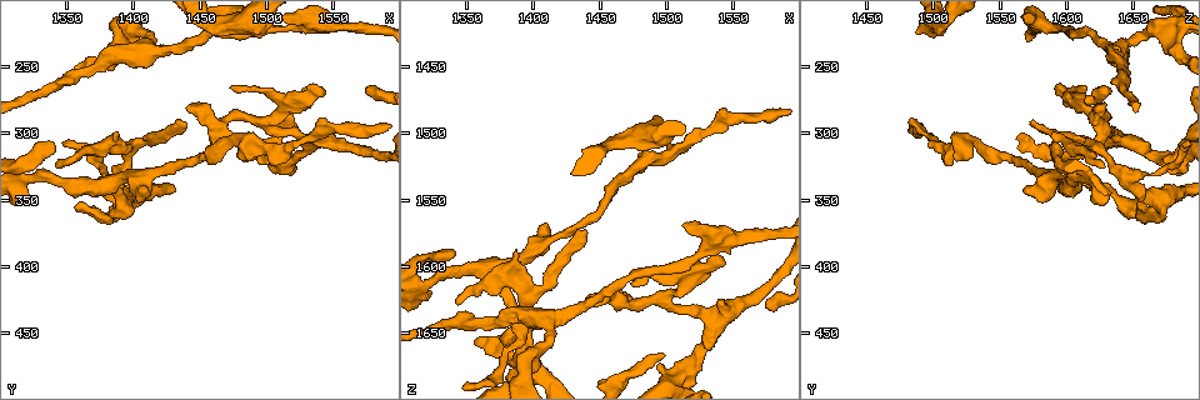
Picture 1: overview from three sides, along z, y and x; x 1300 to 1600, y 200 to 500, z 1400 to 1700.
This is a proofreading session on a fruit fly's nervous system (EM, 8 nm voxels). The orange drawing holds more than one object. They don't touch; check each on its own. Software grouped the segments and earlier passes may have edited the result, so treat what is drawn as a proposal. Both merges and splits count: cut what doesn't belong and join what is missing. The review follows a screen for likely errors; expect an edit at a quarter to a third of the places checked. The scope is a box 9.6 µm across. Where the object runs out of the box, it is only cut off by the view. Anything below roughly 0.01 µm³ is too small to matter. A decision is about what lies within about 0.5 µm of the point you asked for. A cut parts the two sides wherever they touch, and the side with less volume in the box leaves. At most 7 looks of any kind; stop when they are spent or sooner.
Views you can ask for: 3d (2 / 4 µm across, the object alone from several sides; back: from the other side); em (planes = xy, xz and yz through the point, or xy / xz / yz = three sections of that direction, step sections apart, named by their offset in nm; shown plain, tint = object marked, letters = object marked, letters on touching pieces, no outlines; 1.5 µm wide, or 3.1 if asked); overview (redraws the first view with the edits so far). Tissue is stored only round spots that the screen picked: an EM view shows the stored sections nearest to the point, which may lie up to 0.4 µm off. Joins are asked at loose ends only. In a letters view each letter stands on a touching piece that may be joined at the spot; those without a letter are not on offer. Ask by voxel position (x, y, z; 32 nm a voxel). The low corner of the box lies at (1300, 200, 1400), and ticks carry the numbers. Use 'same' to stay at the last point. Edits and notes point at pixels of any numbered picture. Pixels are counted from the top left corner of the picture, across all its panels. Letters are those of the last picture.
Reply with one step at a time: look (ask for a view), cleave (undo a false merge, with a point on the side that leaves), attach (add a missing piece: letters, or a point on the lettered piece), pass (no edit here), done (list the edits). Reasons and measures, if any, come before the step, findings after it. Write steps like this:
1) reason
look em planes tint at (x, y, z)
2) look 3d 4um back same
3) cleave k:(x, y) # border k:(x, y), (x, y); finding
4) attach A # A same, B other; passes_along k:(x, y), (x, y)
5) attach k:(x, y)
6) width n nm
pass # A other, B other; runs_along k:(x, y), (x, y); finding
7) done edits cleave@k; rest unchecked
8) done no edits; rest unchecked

an open end
look 3d 4um back at (1322, 352, 1618)

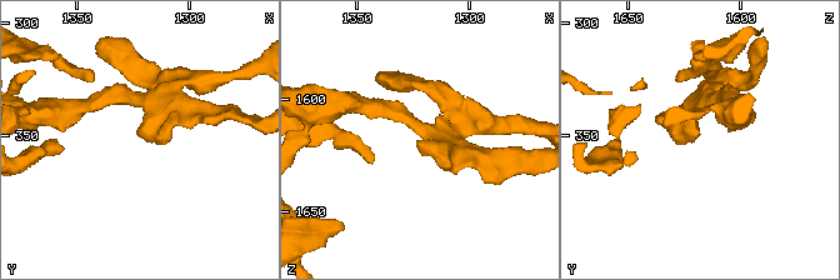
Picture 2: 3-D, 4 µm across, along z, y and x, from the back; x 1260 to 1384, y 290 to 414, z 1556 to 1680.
look em planes letters at (1320, 351, 1619)

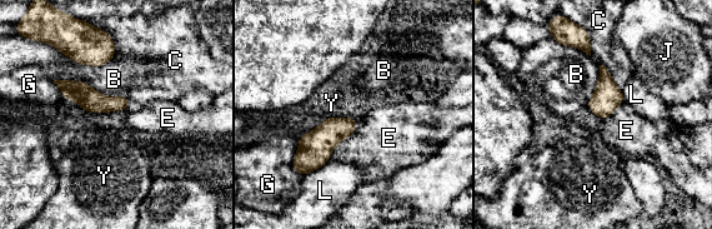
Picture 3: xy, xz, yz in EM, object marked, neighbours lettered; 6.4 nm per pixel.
longest_contact B 500 nm
pass # B other, C other, E other, G other, J other, L other, Y other; border 3:(131, 105), (109, 111), (84, 110); none of them fits

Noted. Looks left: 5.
free end
look 3d 2um at (1342, 310, 1592)

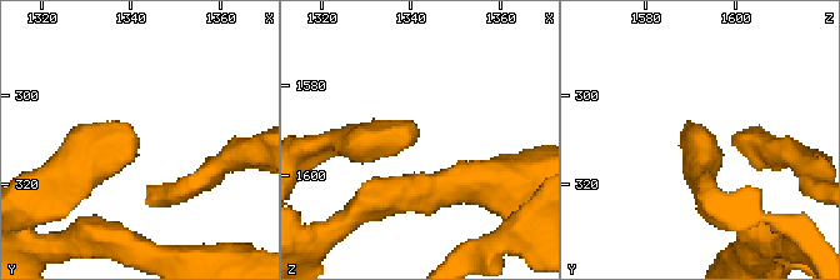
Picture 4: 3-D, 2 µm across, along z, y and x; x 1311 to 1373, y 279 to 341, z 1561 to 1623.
now the EM
look em planes letters at (1341, 308, 1590)

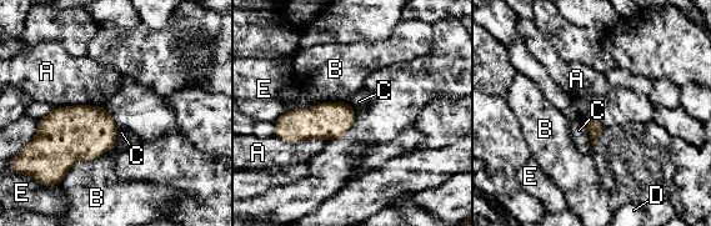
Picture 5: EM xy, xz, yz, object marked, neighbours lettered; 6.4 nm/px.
pass # A other, B other, C other, D other, E other; none of them fits

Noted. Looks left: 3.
branch stops here
look 3d 4um back at (1540, 288, 1484)

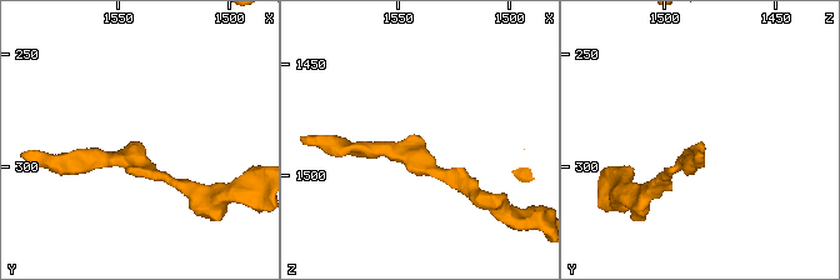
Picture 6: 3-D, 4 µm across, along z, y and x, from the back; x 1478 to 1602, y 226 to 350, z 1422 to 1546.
look em planes plain at (1539, 290, 1483)

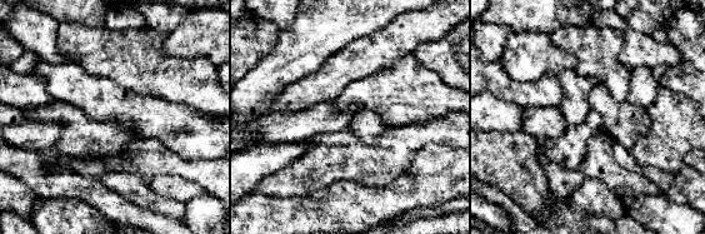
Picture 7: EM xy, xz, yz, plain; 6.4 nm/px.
what lies round it
look em planes letters same

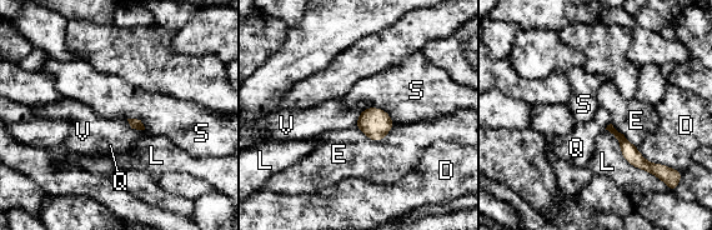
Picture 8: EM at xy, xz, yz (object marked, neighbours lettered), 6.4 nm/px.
pass # D other, E other, L other, Q other, S other, V other; no lettered piece goes on from it

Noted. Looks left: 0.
done no edits; rest unchecked

